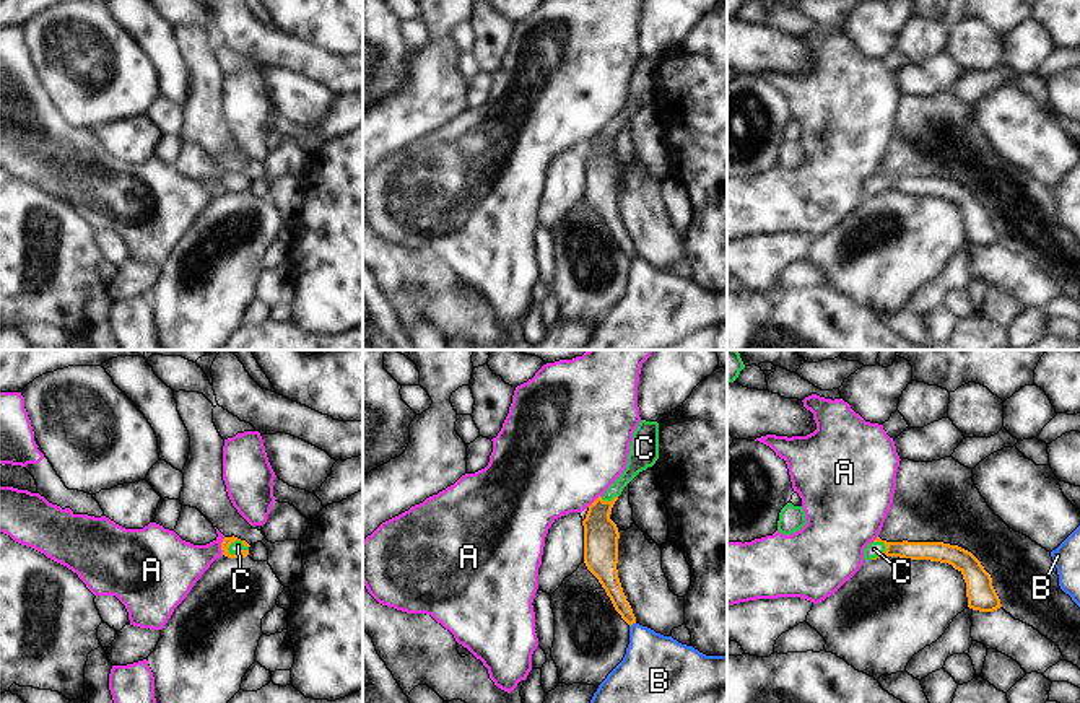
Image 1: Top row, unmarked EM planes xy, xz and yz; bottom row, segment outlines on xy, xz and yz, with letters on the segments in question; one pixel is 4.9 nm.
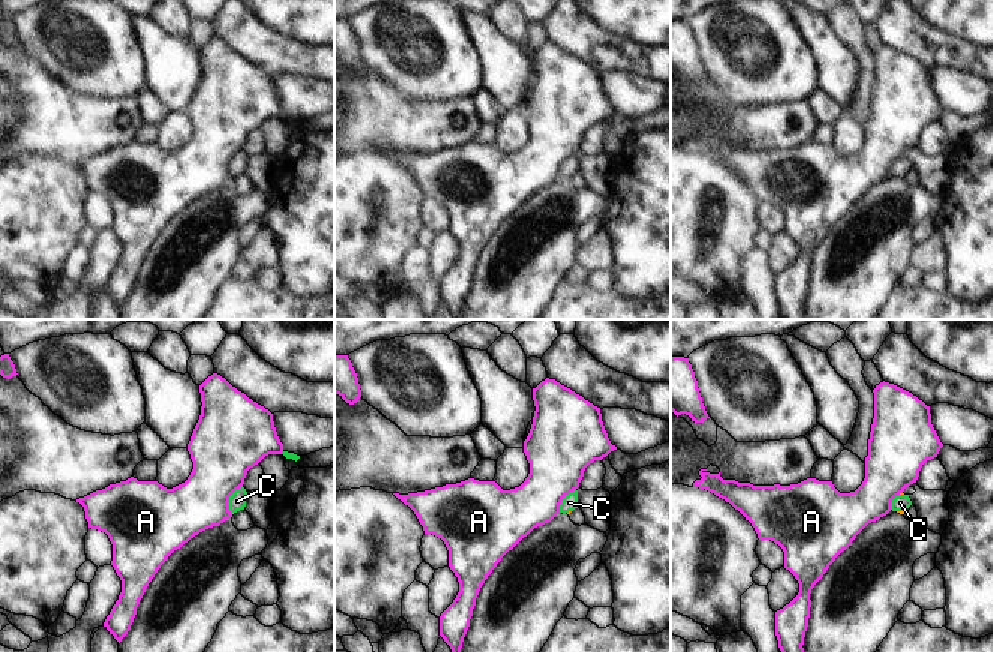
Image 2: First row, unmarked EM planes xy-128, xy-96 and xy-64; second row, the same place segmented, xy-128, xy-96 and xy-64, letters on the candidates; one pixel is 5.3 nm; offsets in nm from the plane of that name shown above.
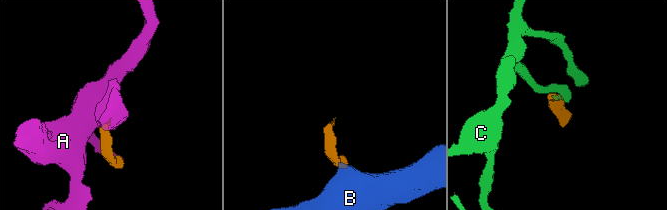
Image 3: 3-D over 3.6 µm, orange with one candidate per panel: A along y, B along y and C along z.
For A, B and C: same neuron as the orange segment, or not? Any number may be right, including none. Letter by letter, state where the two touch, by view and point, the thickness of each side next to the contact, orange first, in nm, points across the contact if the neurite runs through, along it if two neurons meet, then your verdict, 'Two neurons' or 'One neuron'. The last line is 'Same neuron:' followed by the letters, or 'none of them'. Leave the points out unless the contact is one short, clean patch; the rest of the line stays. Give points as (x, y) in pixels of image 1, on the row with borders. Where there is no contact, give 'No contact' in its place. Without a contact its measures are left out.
A: Touches orange at xy (222, 545). Thickness 50 nm (orange) against 260 nm. Boundary: xy (225, 537), (222, 554). Two neurons
B: Touches orange at xz (631, 624). Thickness 90 nm (orange) against 320 nm. Boundary: xz (635, 622), (630, 627). Two neurons
C: Touches orange at xy (238, 552). Thickness 50 nm (orange) against 50 nm. Path across: xy (226, 541), (228, 550), (238, 552), (238, 545). One neuron
Same neuron: C.

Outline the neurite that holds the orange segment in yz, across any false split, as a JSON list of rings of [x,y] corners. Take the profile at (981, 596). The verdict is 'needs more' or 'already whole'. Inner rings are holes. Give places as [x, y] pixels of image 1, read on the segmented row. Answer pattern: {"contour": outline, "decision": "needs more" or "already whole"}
{"contour": [[[877,537],[864,548],[864,560],[899,557],[904,560],[930,560],[948,563],[963,574],[968,607],[979,612],[994,612],[1002,607],[992,586],[991,574],[968,550],[943,542],[886,542]]], "decision": "needs more"}

